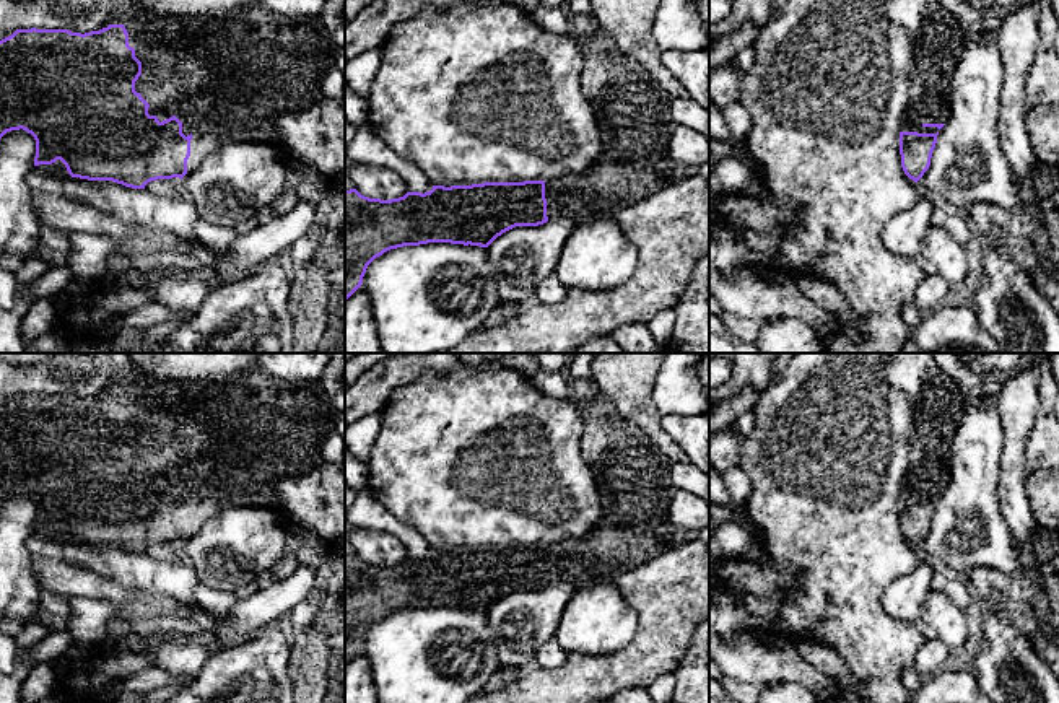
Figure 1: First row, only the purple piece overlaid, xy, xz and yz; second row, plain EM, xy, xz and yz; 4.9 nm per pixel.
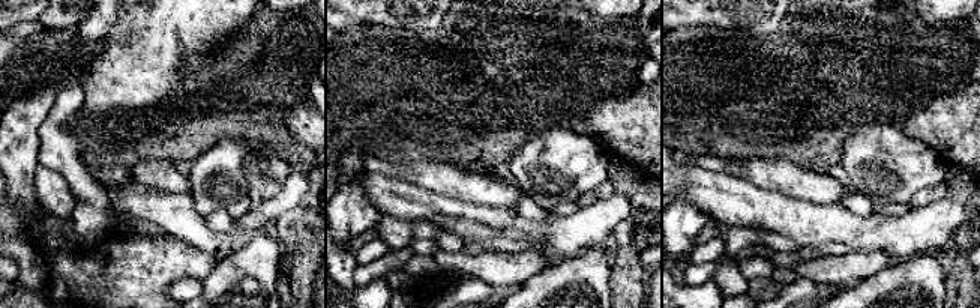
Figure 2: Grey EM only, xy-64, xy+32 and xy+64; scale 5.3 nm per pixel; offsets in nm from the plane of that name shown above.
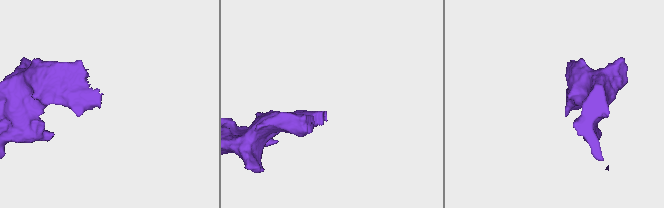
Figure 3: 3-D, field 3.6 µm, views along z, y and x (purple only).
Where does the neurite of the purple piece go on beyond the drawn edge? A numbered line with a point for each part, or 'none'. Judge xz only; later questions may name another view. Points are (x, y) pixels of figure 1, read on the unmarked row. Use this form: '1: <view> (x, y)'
1: xz (596, 558)

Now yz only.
1: yz (941, 406)

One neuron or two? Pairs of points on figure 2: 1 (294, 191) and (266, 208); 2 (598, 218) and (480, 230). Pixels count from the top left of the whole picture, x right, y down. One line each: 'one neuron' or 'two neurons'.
1: one neuron
2: one neuron

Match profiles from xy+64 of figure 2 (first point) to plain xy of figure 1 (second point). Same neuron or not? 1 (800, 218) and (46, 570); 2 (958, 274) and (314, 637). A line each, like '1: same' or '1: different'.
1: same
2: same

